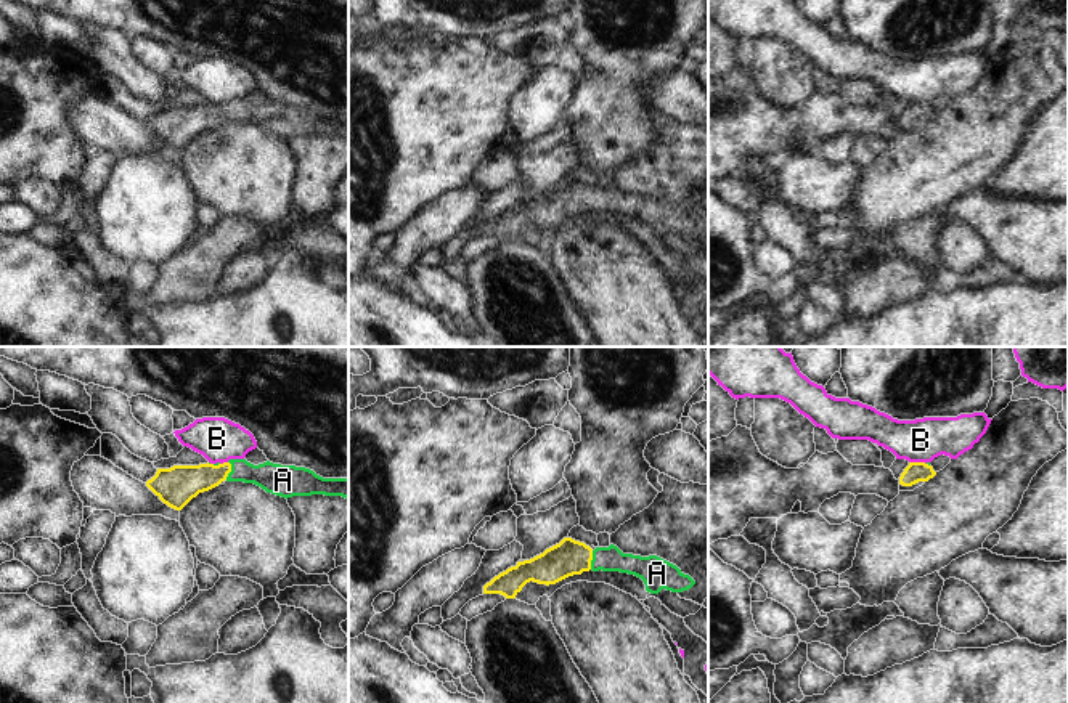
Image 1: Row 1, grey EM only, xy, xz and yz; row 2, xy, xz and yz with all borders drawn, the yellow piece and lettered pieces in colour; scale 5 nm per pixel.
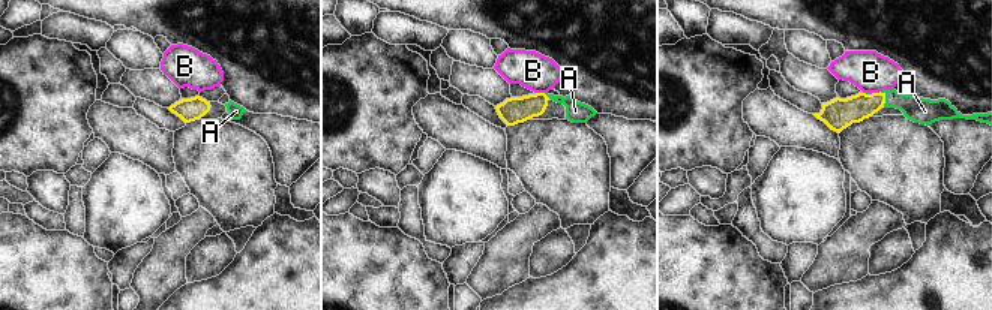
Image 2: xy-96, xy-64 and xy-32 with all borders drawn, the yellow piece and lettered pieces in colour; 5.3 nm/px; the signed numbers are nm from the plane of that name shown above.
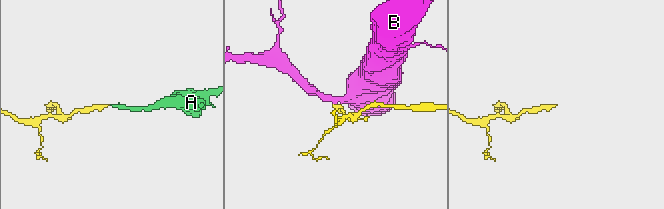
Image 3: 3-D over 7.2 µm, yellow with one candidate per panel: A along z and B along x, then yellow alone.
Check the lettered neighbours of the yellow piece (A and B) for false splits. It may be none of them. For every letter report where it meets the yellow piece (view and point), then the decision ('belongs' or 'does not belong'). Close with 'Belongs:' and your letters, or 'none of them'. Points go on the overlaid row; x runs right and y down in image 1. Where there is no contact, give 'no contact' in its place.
A: meets yellow in xz at (591, 559); belongs
B: meets yellow in yz at (917, 463); does not belong
Belongs: A

